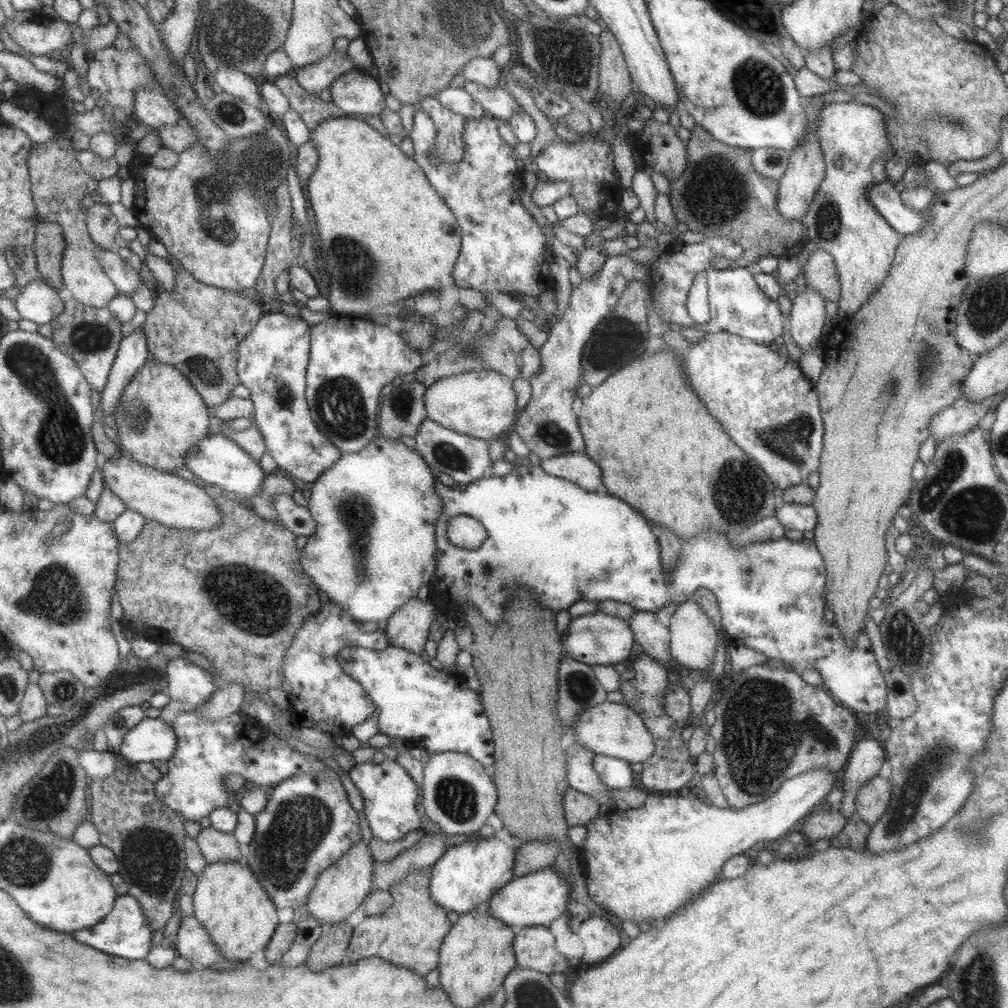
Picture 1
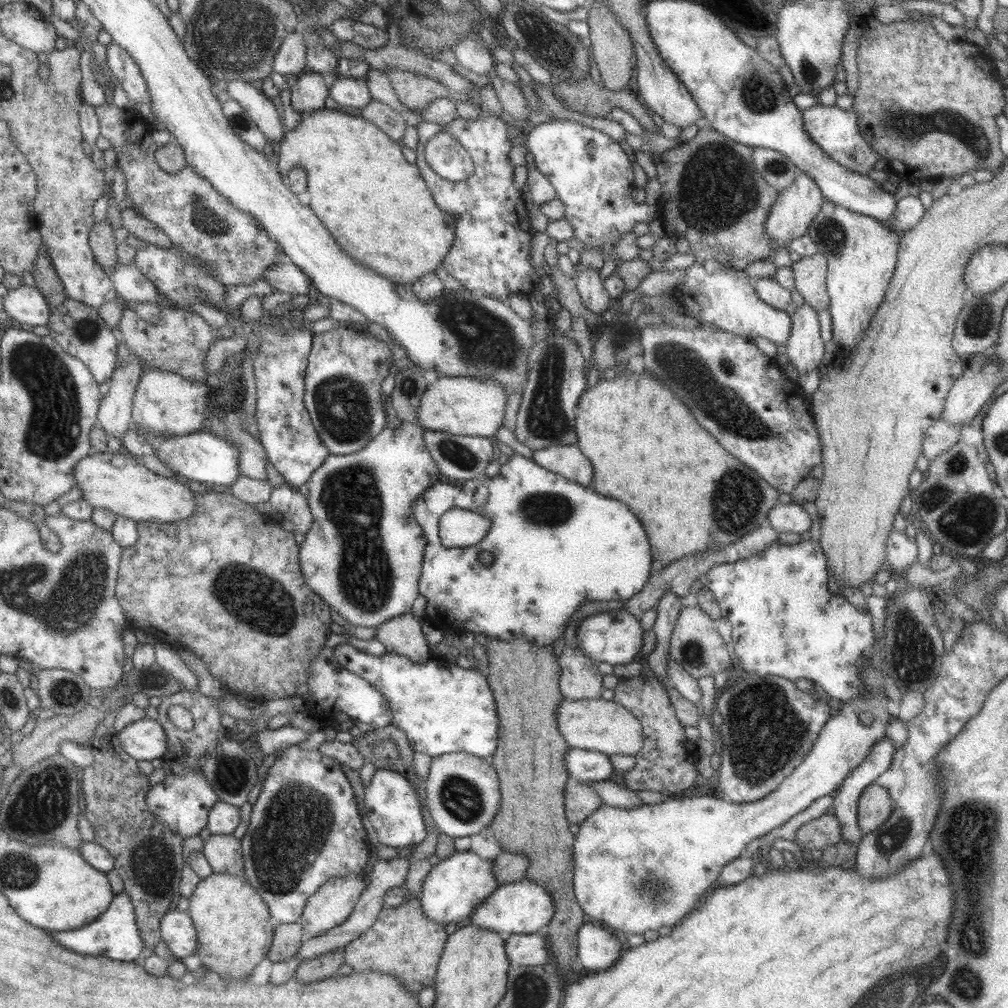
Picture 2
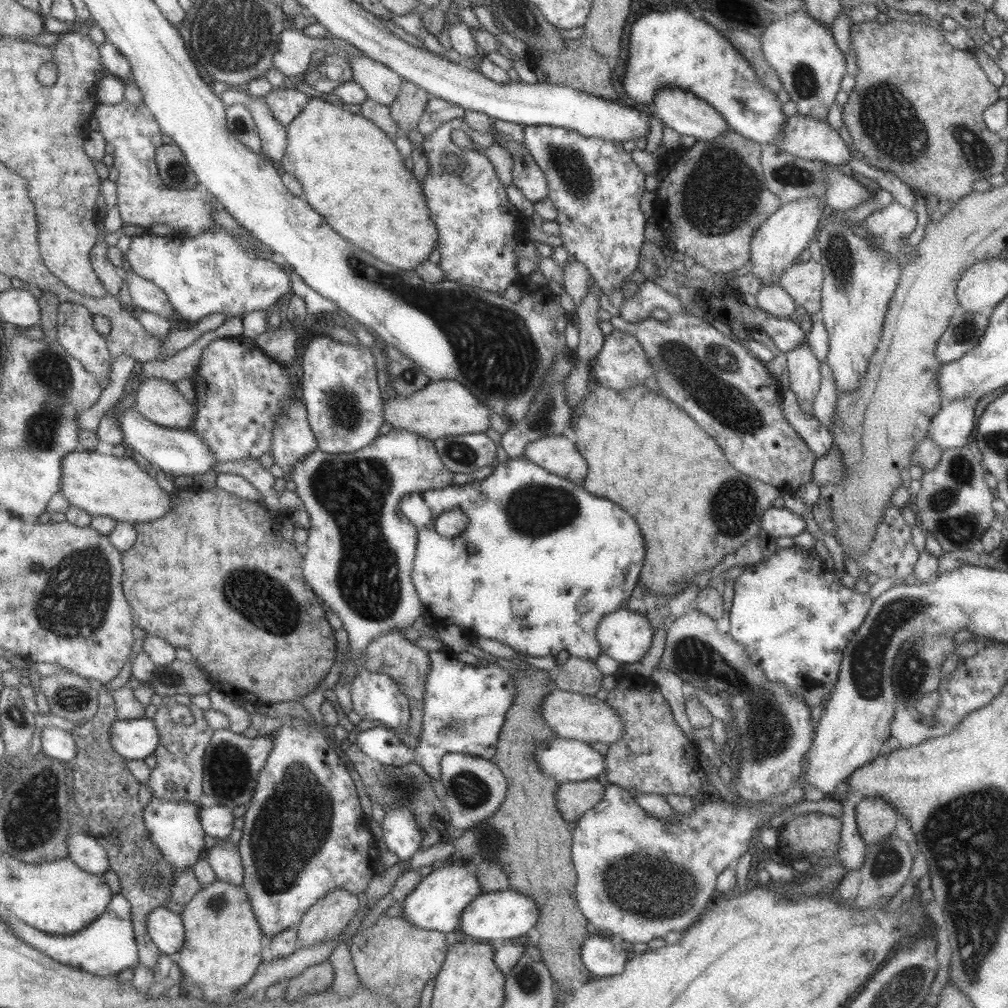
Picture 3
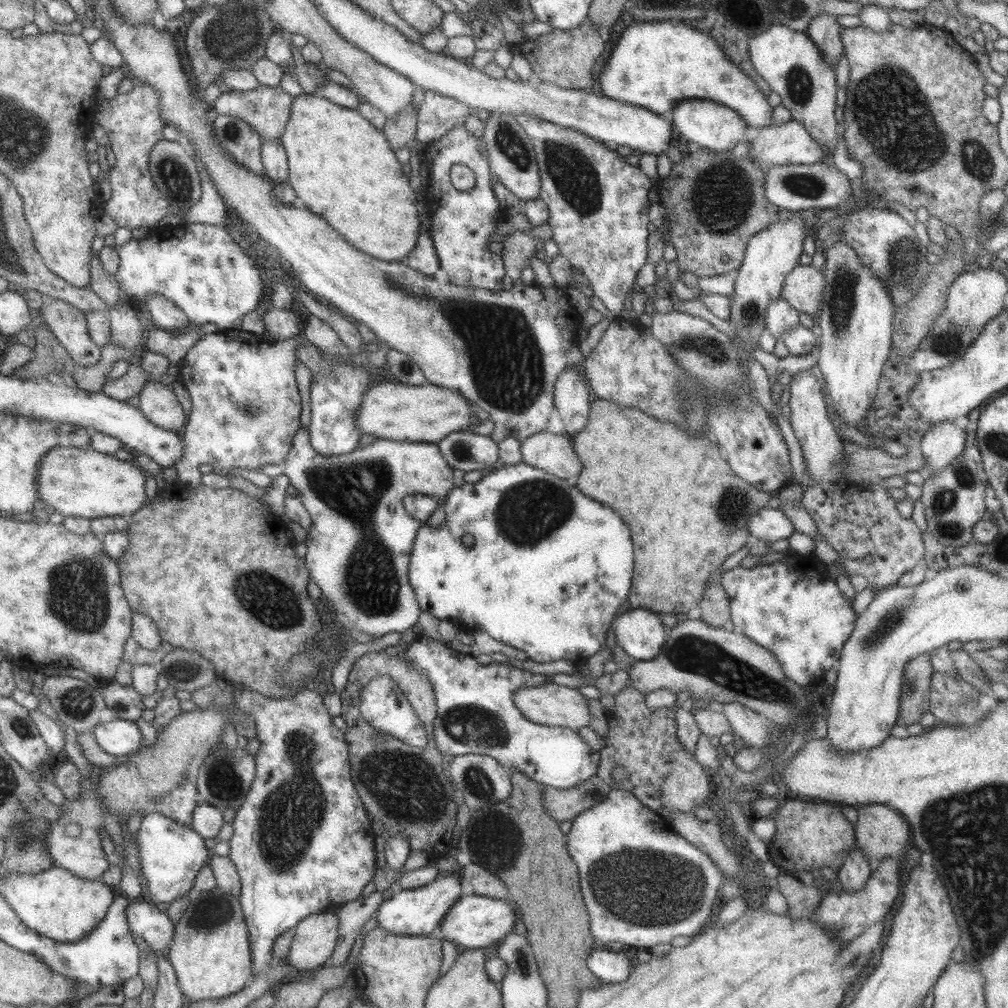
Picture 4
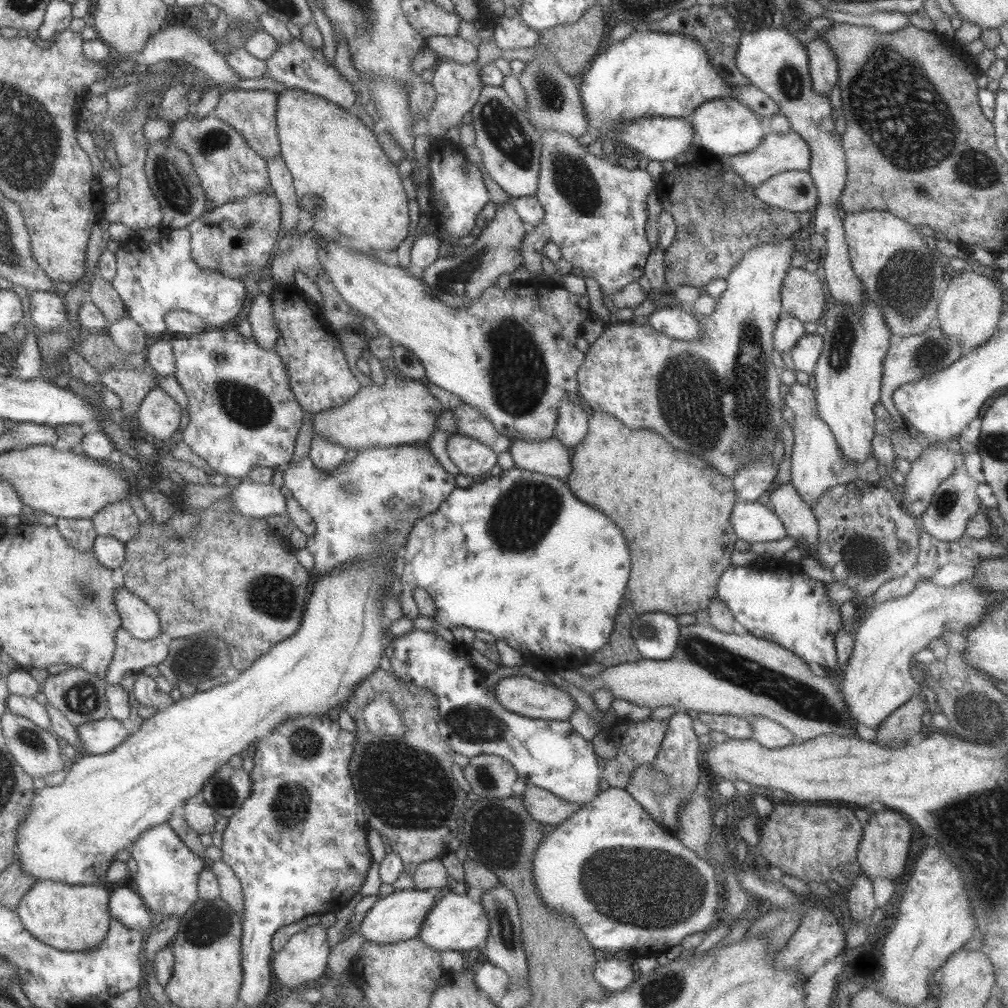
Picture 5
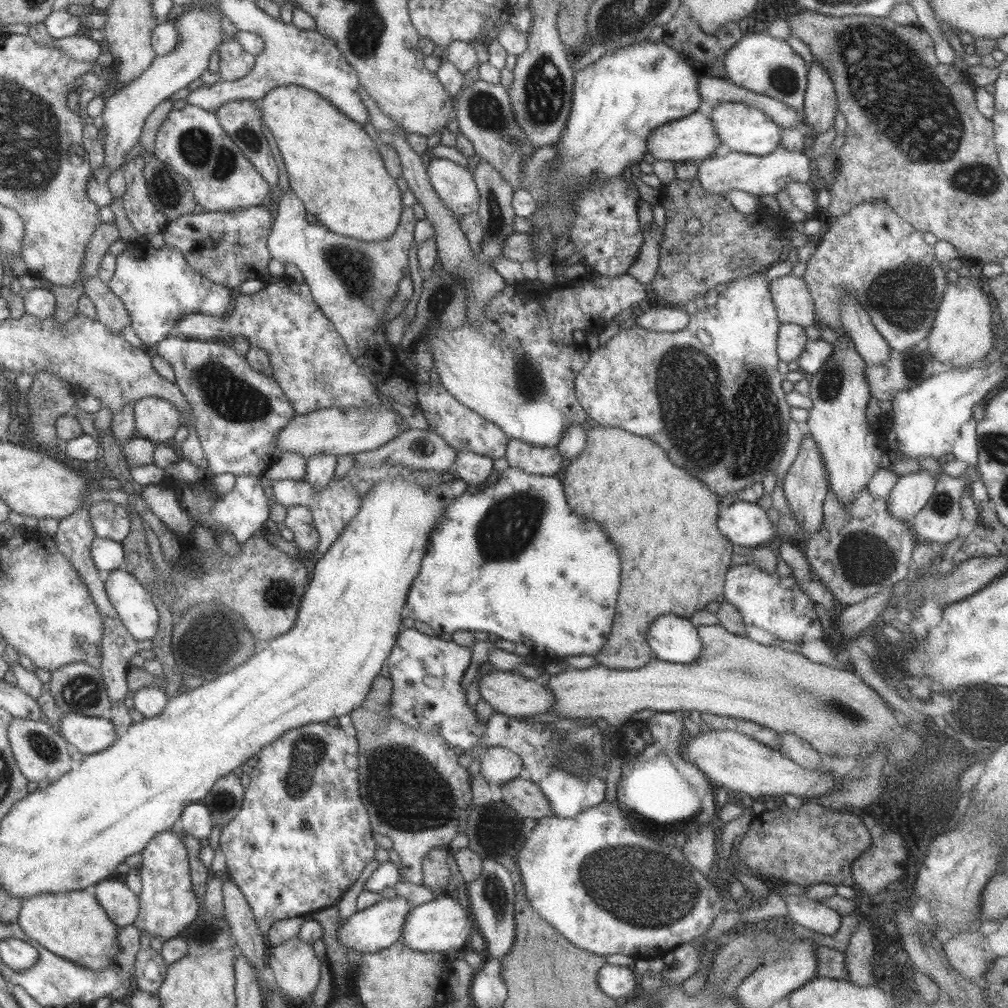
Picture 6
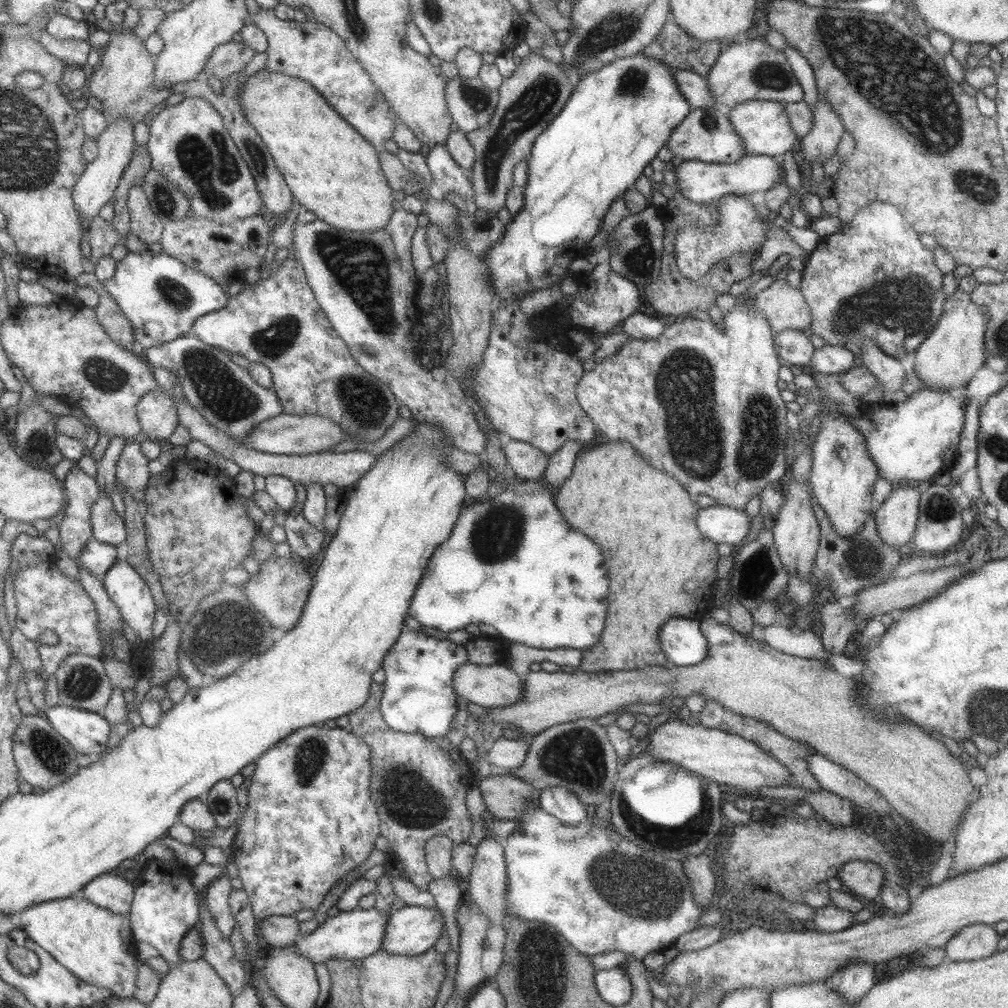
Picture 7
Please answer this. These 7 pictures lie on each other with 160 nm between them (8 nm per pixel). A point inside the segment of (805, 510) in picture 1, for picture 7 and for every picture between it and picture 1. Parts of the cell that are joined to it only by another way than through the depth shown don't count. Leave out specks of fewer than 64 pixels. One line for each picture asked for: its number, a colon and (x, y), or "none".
2: (784, 518)
3: (776, 522)
4: (768, 524)
5: (752, 522)
6: (744, 524)
7: (723, 525)

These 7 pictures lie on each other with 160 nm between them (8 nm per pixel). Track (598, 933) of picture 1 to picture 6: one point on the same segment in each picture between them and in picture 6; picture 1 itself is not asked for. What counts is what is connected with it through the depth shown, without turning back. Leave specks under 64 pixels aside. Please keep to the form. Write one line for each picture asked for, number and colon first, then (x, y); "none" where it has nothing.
2: (597, 949)
3: (602, 955)
4: (609, 967)
5: (613, 975)
6: (618, 982)

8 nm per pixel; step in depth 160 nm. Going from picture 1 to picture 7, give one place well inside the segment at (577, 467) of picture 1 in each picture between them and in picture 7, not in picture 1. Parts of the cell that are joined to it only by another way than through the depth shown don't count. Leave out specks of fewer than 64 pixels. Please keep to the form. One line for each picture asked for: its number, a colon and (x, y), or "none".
2: (568, 461)
3: (555, 453)
4: (552, 453)
5: (549, 457)
6: (531, 459)
7: (528, 463)

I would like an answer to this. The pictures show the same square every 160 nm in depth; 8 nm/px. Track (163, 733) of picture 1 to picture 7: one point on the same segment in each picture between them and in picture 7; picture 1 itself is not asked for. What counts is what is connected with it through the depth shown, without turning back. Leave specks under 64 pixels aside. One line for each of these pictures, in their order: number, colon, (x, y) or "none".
2: (144, 739)
3: (136, 738)
4: (120, 738)
5: (96, 737)
6: (87, 735)
7: (87, 733)

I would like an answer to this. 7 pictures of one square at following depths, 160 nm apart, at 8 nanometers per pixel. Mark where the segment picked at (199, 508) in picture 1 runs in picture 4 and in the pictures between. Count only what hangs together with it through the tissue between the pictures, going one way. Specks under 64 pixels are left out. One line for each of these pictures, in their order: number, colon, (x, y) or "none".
2: (116, 481)
3: (101, 485)
4: (89, 484)

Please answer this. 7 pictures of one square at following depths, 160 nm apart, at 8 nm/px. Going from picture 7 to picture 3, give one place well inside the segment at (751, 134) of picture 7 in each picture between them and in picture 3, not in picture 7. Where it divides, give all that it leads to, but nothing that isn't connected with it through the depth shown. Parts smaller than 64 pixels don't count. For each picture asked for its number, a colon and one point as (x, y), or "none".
3: (687, 114)
4: (710, 124)
5: (723, 126)
6: (743, 128)

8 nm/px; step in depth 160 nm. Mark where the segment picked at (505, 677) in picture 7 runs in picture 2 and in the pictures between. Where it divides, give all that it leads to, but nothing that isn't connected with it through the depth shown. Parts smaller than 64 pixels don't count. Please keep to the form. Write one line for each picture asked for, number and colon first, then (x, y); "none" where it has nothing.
2: (604, 726)
3: (573, 716)
4: (549, 704)
5: (518, 694)
6: (508, 692)

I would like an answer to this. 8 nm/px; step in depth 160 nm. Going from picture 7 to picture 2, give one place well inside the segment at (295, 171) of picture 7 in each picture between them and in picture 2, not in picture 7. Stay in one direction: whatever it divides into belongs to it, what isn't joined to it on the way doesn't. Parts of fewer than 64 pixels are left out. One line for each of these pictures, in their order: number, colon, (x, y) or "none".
2: (391, 225)
3: (351, 174)
4: (340, 166)
5: (331, 155)
6: (334, 168)

